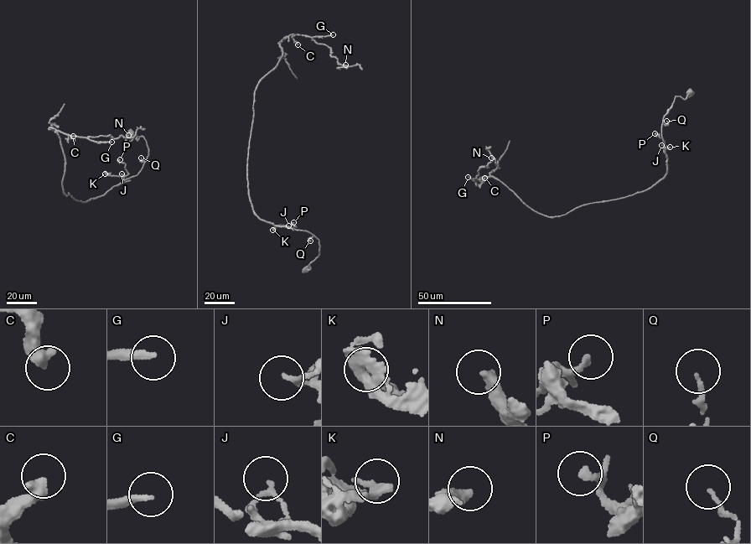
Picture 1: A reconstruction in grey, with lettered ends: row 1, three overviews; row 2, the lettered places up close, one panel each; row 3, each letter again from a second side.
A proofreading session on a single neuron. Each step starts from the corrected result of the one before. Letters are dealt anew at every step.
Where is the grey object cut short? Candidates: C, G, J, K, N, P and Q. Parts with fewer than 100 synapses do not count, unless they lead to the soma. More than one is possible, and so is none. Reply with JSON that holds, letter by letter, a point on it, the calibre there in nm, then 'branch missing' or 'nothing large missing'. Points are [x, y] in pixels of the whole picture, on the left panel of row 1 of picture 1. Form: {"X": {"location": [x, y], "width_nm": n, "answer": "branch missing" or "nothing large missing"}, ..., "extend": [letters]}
{"C": {"location": [73, 136], "width_nm": 480, "answer": "nothing large missing"}, "G": {"location": [111, 142], "width_nm": 220, "answer": "branch missing"}, "J": {"location": [121, 173], "width_nm": 110, "answer": "nothing large missing"}, "K": {"location": [105, 173], "width_nm": 220, "answer": "nothing large missing"}, "N": {"location": [128, 135], "width_nm": 480, "answer": "nothing large missing"}, "P": {"location": [120, 159], "width_nm": 170, "answer": "nothing large missing"}, "Q": {"location": [141, 158], "width_nm": 120, "answer": "nothing large missing"}, "extend": ["G"]}

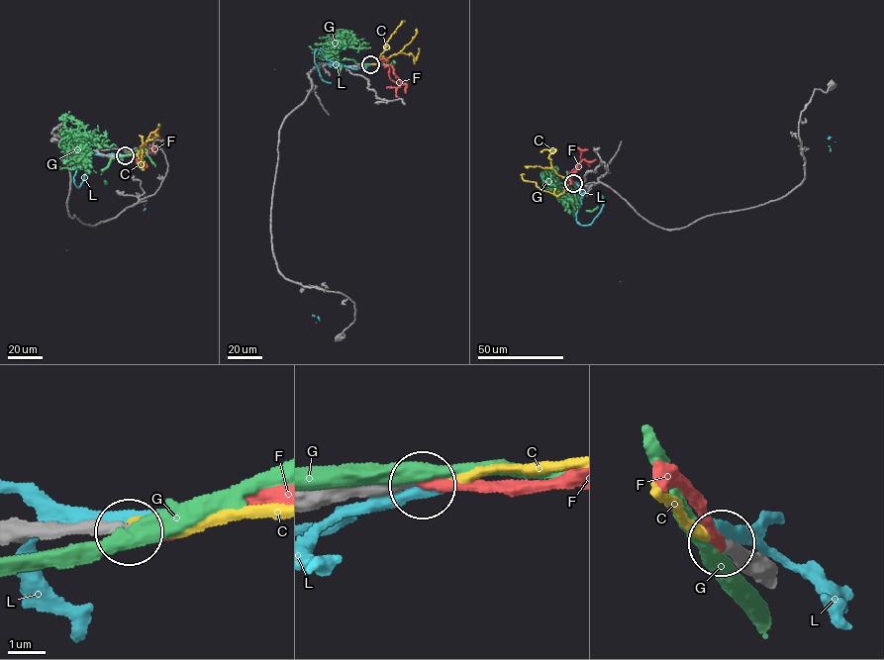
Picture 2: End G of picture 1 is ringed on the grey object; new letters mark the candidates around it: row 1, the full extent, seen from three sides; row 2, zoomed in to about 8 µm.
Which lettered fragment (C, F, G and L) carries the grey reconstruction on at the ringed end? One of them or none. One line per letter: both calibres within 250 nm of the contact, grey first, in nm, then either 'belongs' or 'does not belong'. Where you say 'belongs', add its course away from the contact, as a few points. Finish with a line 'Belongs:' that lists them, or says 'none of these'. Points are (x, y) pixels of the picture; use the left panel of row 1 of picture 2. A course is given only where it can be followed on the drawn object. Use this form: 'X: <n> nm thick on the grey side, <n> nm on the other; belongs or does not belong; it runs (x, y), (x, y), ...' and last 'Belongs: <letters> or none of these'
C: 280 nm thick on the grey side, 200 nm on the other; does not belong
F: 280 nm thick on the grey side, 280 nm on the other; belongs; it runs (124, 155), (144, 148), (152, 134), (155, 133), (160, 138)
G: 280 nm thick on the grey side, 420 nm on the other; does not belong
L: 400 nm thick on the grey side, 300 nm on the other; does not belong
Belongs: F

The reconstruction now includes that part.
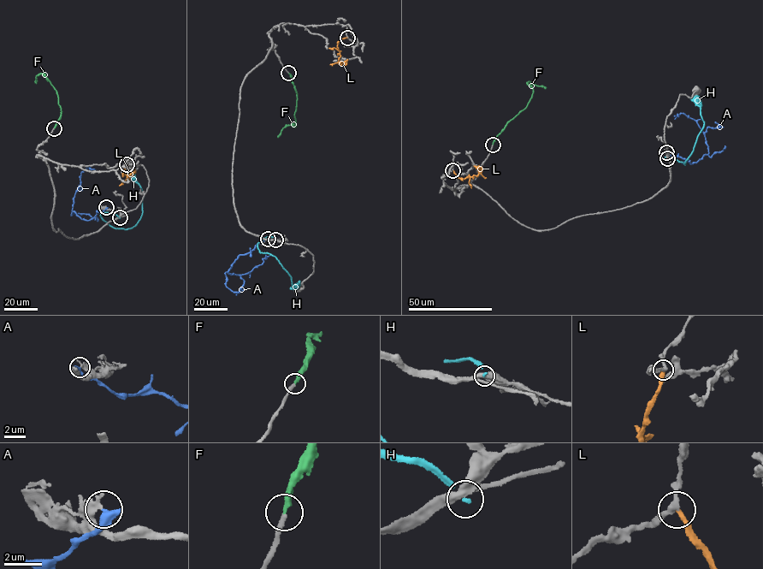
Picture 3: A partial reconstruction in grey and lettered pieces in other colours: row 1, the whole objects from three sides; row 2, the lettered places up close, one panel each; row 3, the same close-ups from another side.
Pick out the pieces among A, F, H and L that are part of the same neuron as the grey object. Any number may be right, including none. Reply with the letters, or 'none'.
F

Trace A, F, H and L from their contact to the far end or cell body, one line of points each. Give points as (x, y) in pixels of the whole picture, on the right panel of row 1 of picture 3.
A: (666, 152), (672, 157), (681, 157), (691, 164), (708, 153), (704, 133), (696, 121), (683, 114), (674, 116)
F: (493, 145), (506, 124), (525, 108), (531, 98), (533, 89), (528, 82), (546, 87)
H: (667, 158), (685, 164), (704, 125), (695, 95)
L: (452, 169), (461, 179), (477, 175), (477, 167), (482, 171)

